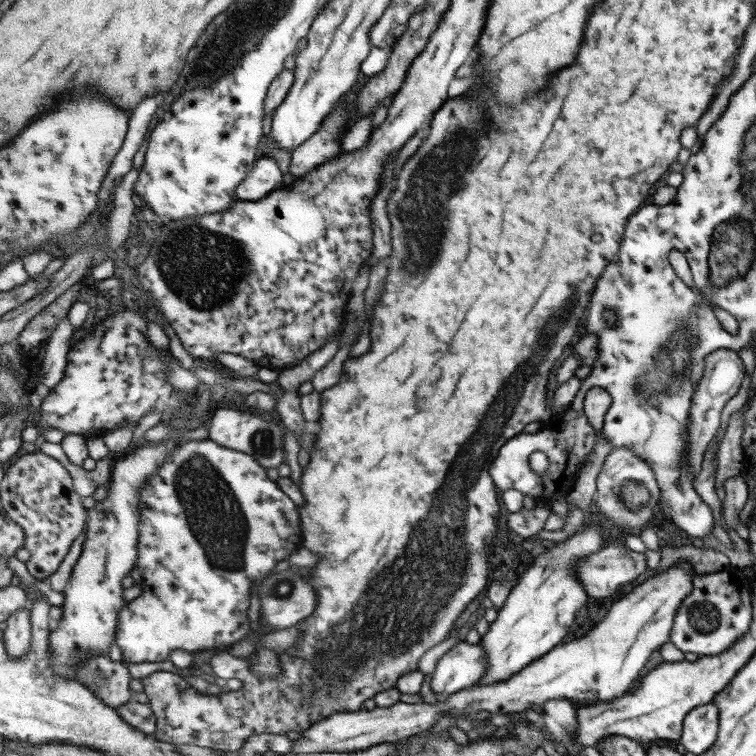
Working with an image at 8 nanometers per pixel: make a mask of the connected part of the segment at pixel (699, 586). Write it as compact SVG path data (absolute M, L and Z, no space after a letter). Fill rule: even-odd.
M724 568L713 574L694 576L693 584L692 592L676 610L672 644L683 653L718 656L749 632L752 622L750 580L742 571Z

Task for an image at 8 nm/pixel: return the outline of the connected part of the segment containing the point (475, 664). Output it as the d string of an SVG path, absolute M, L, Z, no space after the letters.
M462 640L439 660L431 688L450 696L474 687L488 673L488 665L488 652L482 644L472 645Z

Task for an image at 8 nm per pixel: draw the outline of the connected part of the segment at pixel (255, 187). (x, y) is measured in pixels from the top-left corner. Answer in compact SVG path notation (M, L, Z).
M261 157L256 167L248 177L246 181L239 188L240 196L245 201L256 201L270 196L270 193L274 192L278 188L282 188L289 180L288 174L286 174L280 164L272 158Z

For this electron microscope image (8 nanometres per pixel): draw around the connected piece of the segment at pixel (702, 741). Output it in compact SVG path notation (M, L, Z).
M716 703L696 706L683 721L683 736L679 739L687 750L696 755L708 750L717 739L719 710Z

